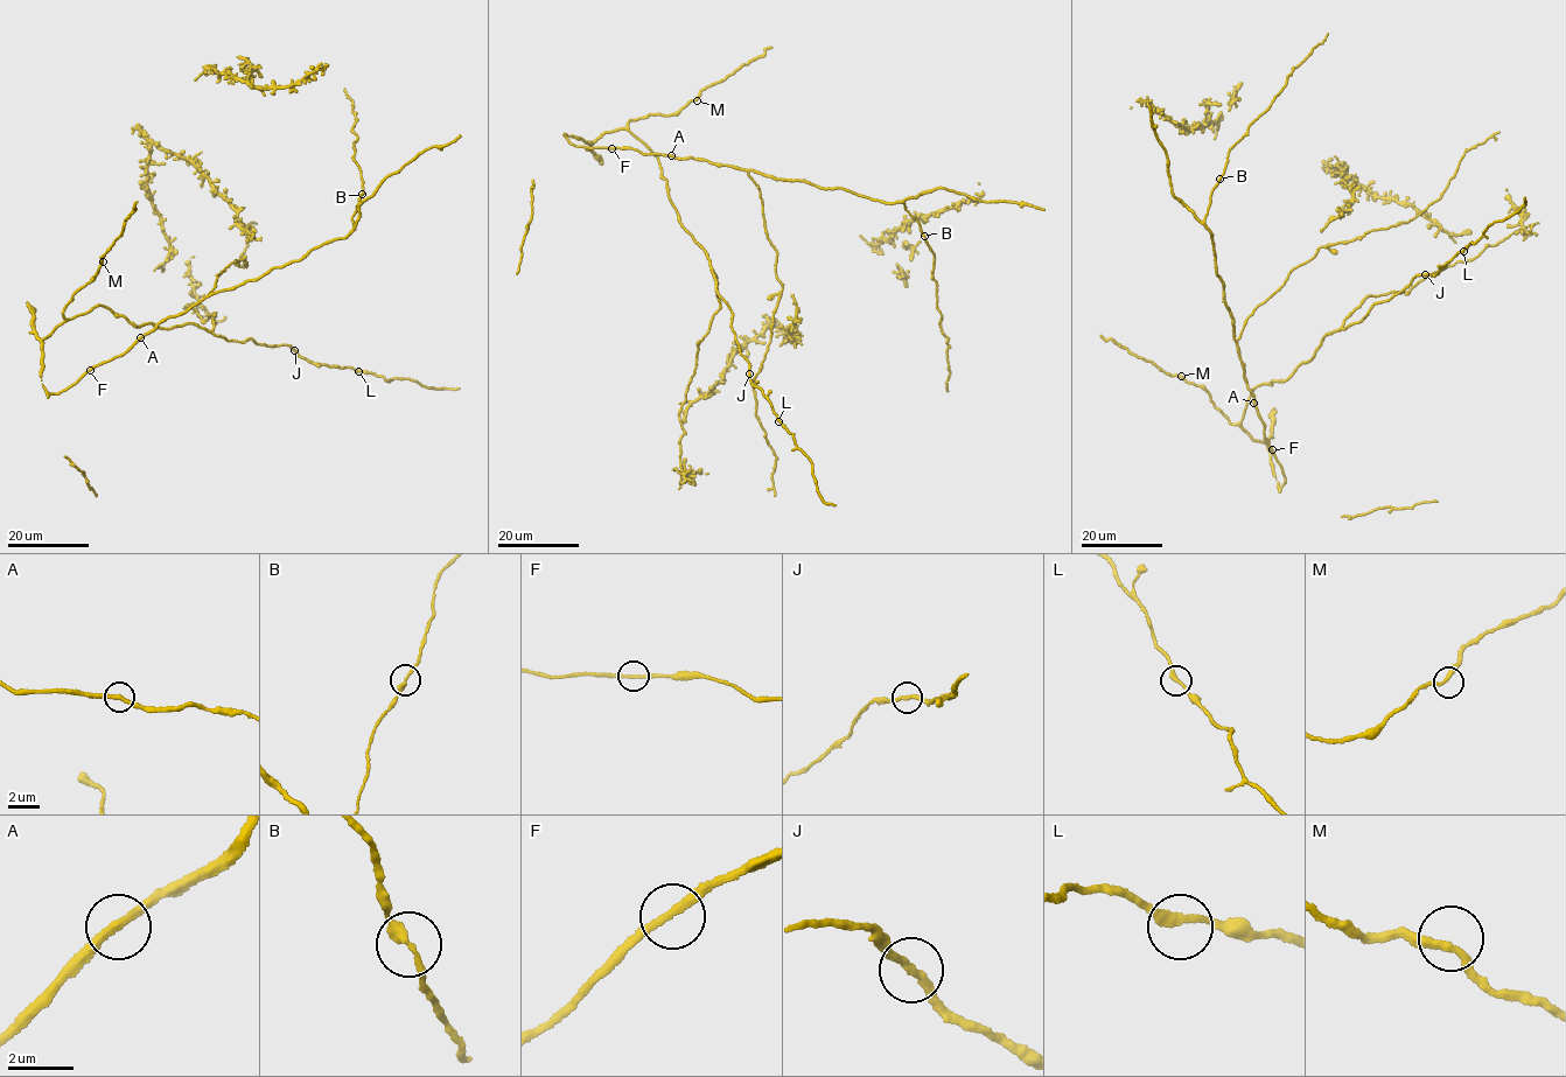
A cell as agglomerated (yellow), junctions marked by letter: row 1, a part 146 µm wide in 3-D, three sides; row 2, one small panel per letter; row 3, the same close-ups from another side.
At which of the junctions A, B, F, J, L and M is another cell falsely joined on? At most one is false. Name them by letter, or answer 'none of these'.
none of these

